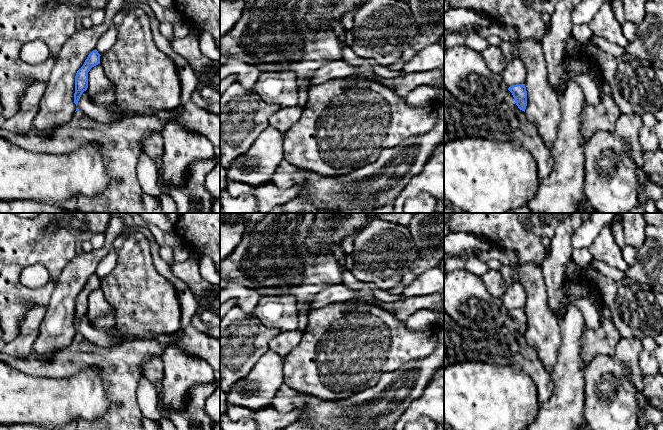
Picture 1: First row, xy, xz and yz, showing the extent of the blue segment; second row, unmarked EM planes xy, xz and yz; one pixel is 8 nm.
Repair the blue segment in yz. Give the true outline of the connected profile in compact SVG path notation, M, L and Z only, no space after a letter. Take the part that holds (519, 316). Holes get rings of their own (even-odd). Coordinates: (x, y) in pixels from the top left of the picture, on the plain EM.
M525 308L508 314L510 317L500 330L479 331L457 324L444 311L444 367L463 361L516 365L533 378L539 403L544 404L552 395L552 373L544 368L535 348L525 339Z

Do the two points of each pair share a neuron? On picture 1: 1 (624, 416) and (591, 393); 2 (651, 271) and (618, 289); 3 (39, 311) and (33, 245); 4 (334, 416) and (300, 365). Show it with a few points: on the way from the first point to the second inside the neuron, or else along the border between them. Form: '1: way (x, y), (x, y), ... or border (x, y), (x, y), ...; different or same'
1: way (616, 411), (599, 394); same
2: border (626, 276), (646, 284), (652, 290); different
3: border (35, 304), (45, 306); different
4: border (305, 393), (323, 400), (346, 399); different

